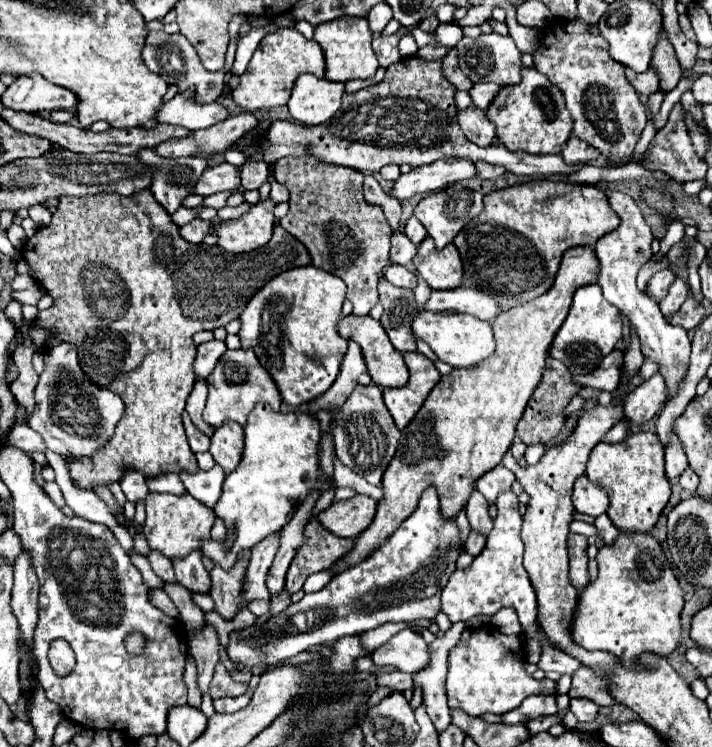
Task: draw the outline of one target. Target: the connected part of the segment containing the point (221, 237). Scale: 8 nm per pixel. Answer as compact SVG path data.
M270 198L260 200L240 218L222 222L216 230L218 246L232 254L250 252L264 246L272 238L274 206L276 204Z

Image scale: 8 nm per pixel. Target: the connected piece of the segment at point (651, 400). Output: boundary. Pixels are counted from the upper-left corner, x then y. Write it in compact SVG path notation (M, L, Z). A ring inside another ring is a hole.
M660 372L648 378L642 386L632 390L624 400L624 422L632 430L652 420L668 400L668 388Z

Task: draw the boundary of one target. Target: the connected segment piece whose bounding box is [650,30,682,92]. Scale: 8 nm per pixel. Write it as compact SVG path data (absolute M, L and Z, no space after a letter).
M662 30L656 42L656 48L652 52L652 62L650 68L656 70L658 78L660 78L660 92L670 92L676 88L676 84L682 78L682 68L676 60L674 48L668 40L668 34Z

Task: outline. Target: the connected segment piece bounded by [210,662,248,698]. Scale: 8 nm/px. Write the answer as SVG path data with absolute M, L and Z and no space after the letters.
M222 662L216 664L214 678L210 682L212 698L226 698L226 696L240 696L248 690L248 682L234 682L230 672L224 668Z

